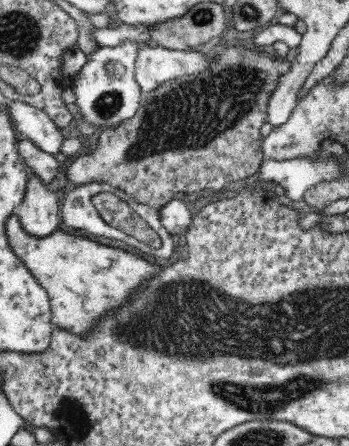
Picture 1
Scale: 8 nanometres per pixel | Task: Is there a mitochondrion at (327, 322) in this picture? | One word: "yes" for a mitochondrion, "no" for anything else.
yes

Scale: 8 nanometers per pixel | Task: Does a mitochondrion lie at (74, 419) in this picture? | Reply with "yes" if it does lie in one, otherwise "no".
yes

